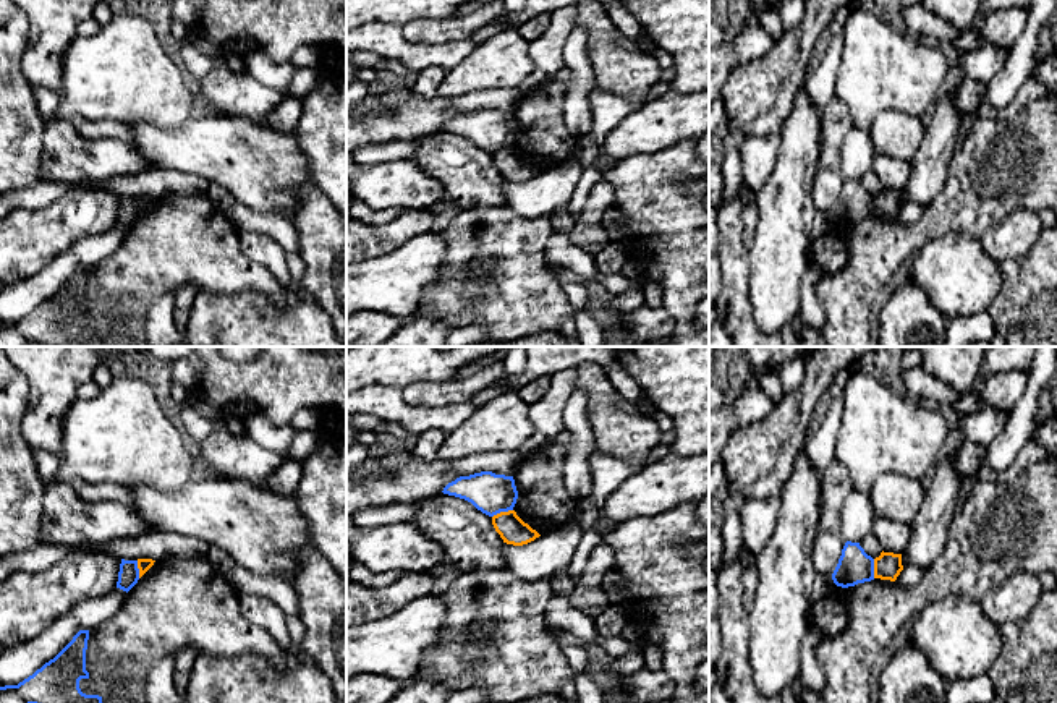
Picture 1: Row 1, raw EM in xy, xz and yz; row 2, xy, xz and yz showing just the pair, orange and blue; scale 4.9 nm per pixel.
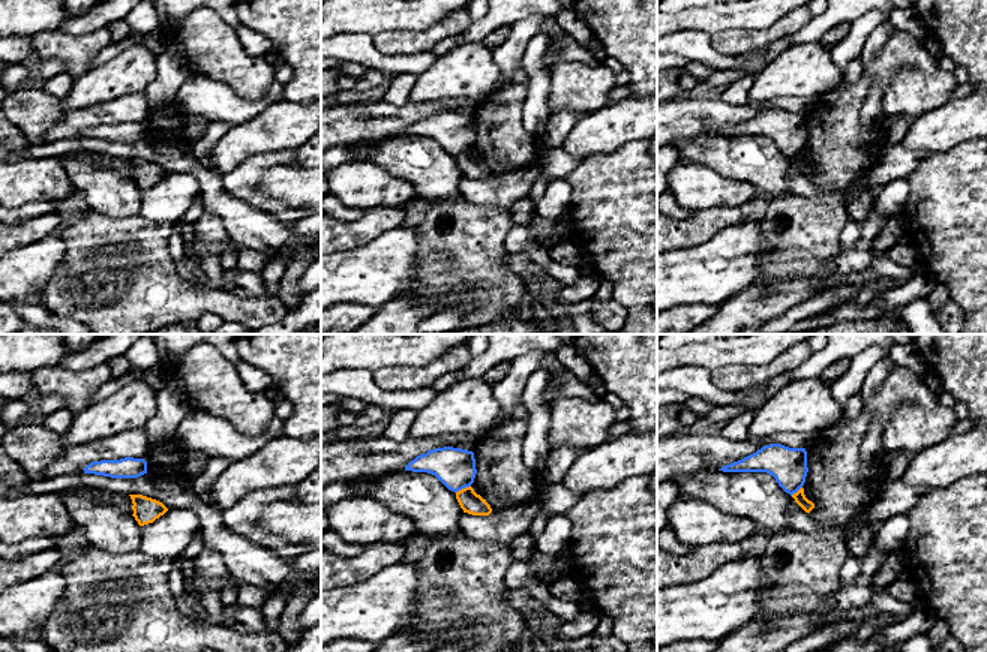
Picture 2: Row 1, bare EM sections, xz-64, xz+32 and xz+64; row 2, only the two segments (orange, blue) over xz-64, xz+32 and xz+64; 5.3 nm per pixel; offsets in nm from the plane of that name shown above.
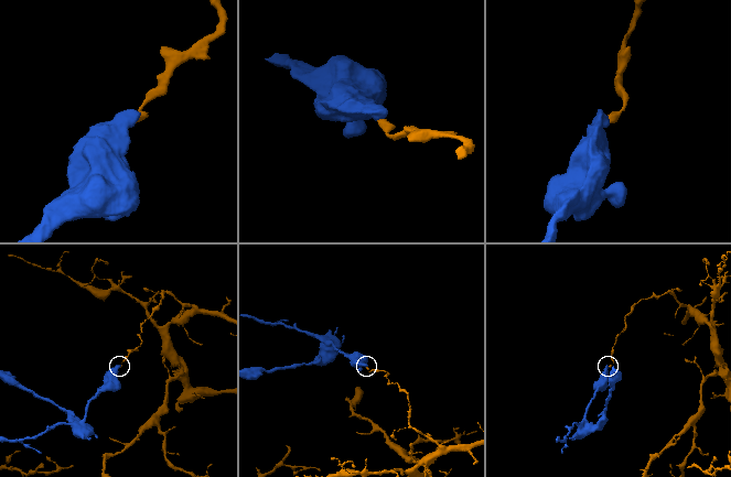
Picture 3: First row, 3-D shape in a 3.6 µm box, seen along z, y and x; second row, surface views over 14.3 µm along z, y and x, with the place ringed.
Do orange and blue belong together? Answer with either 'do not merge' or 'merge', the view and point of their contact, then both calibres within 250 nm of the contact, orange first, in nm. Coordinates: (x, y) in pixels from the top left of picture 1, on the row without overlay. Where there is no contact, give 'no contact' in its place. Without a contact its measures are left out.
do not merge | xz (502, 149) | 140/200 nm

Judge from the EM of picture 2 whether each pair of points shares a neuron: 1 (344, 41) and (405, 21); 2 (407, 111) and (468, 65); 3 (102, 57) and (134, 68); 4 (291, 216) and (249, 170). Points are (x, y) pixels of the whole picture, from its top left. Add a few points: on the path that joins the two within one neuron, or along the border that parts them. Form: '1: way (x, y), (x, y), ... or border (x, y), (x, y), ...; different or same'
1: border (336, 33), (369, 33), (372, 36); different
2: border (447, 98), (422, 104), (410, 102); different
3: border (143, 45), (131, 45), (90, 69); different
4: way (276, 209), (266, 204), (249, 185); same

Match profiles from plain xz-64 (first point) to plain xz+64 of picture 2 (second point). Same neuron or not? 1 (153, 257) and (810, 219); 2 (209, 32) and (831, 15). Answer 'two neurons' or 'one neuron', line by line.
1: one neuron
2: two neurons

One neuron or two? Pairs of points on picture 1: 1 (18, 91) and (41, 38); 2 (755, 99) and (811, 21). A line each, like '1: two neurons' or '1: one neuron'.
1: two neurons
2: one neuron

